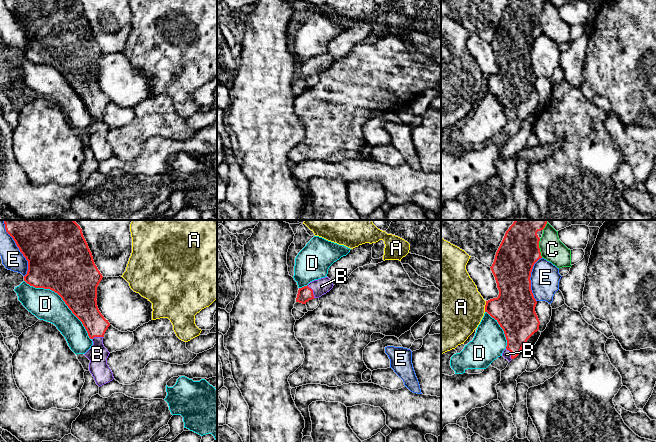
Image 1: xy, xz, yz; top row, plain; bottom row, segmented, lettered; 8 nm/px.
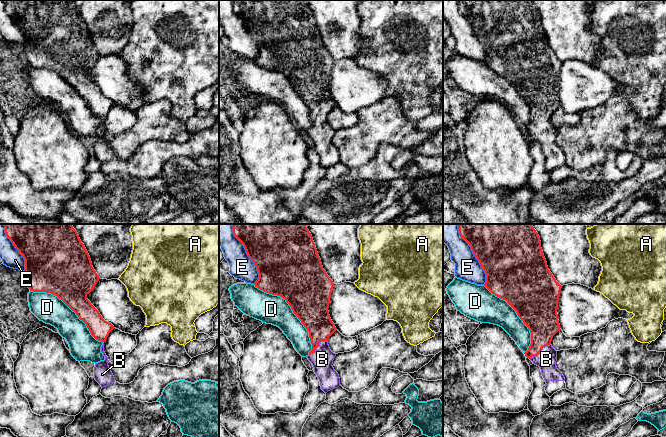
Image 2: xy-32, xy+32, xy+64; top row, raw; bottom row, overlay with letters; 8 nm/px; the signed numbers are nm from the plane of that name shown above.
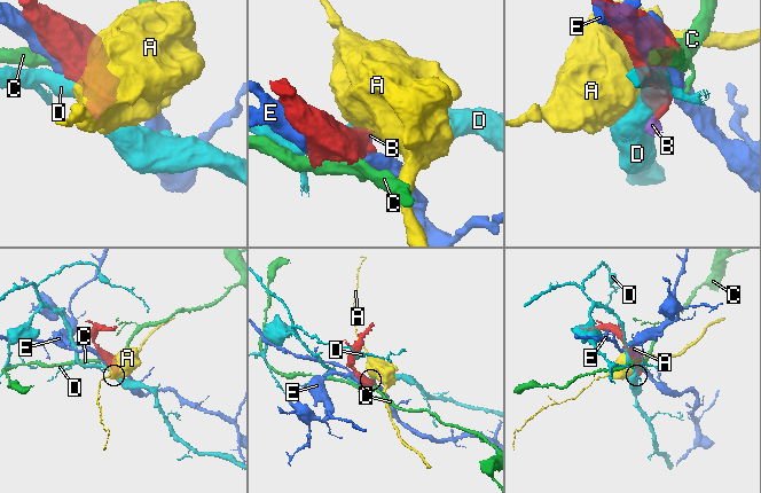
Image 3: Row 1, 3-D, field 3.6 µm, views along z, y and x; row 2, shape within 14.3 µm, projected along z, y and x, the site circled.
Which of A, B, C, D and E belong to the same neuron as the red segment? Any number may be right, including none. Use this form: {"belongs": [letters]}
{"belongs": ["B"]}

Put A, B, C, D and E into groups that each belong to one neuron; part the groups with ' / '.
A / B / C / D / E

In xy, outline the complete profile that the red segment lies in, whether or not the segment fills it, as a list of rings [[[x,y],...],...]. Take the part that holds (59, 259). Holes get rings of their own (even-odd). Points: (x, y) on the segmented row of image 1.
[[[4,220],[6,232],[13,238],[20,252],[28,261],[28,271],[24,281],[35,288],[50,289],[57,293],[72,313],[82,322],[89,338],[93,341],[91,348],[84,354],[89,360],[89,371],[100,387],[114,379],[107,365],[108,350],[103,345],[103,337],[110,326],[97,306],[97,287],[103,276],[94,263],[92,253],[83,236],[82,229],[74,220]]]

